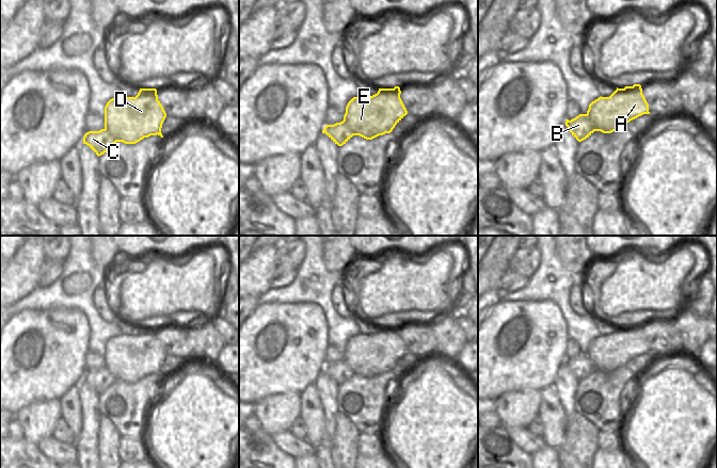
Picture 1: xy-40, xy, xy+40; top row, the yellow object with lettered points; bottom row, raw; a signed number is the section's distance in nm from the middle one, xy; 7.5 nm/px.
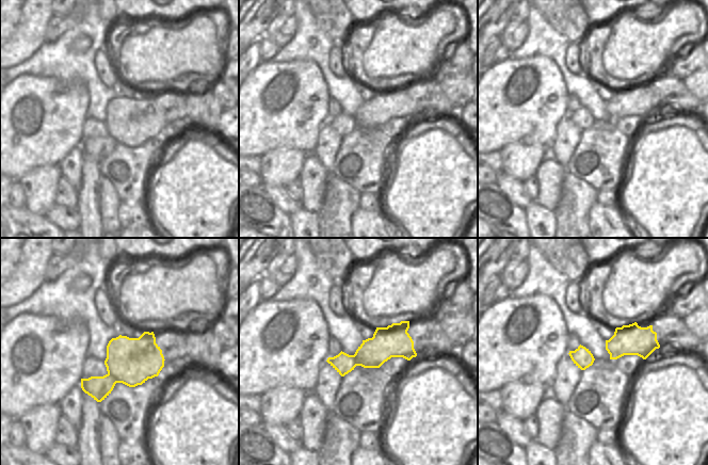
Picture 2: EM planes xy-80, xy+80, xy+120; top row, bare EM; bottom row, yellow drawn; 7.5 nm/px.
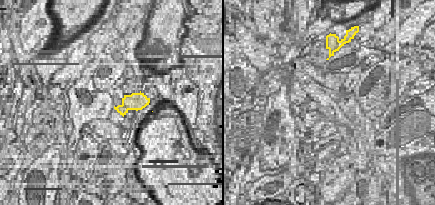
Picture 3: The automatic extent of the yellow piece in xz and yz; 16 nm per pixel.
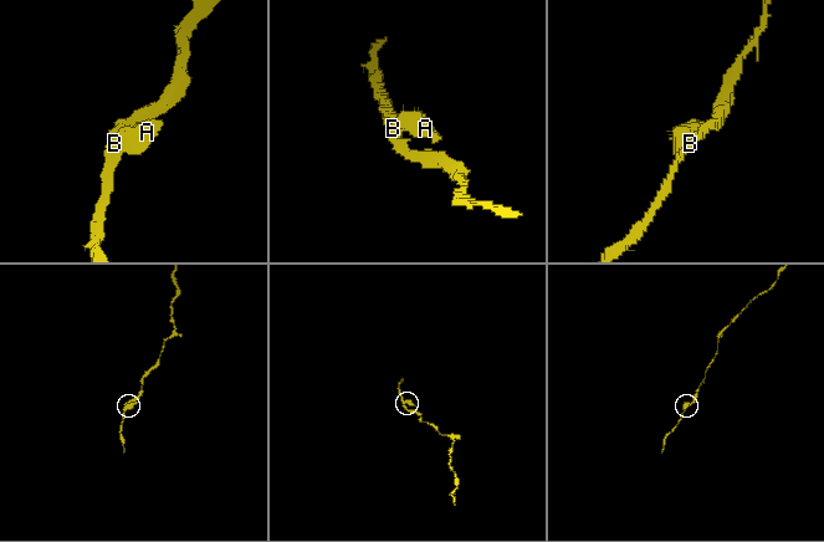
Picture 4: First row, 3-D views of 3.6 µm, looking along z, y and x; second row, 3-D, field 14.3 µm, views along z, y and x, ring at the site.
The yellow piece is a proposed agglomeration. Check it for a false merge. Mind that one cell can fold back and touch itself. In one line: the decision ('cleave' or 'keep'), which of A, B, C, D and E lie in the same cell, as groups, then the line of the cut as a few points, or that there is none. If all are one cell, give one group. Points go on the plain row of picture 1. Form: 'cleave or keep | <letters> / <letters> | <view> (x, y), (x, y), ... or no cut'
cleave | A D E / B C | xy (344, 358), (354, 373)

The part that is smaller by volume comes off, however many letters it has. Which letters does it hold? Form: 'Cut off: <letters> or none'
Cut off: A, D, E

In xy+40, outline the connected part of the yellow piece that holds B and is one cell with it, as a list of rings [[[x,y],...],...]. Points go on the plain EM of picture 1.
[[[579,353],[571,359],[565,358],[565,365],[578,381],[586,378],[595,370],[595,367],[587,353]]]

